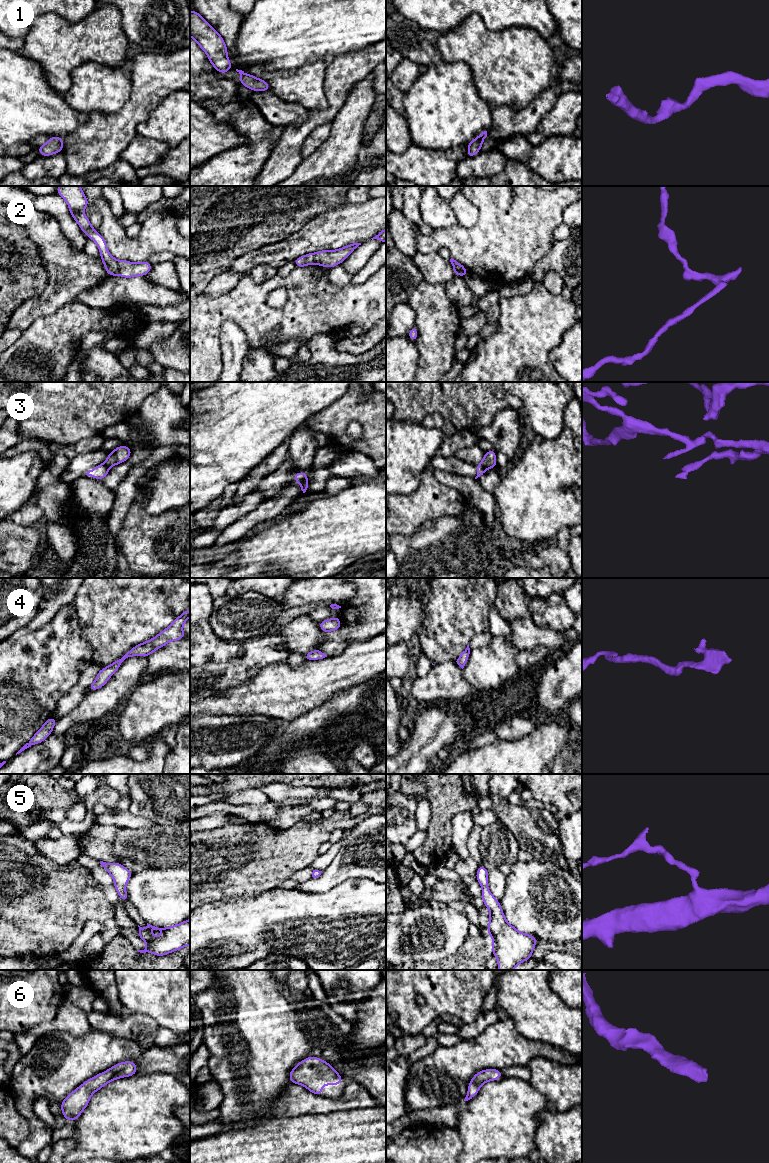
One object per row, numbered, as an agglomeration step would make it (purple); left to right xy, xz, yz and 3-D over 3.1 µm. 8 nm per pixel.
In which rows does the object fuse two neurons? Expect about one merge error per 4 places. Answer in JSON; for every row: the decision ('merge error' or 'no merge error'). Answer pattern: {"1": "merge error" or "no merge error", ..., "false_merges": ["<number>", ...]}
{"1": "no merge error", "2": "merge error", "3": "merge error", "4": "no merge error", "5": "no merge error", "6": "no merge error", "false_merges": ["2", "3"]}

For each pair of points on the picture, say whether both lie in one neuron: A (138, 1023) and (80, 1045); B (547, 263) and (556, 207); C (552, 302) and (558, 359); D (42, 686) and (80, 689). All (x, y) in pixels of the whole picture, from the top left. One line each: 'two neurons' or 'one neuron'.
A: two neurons
B: two neurons
C: two neurons
D: two neurons

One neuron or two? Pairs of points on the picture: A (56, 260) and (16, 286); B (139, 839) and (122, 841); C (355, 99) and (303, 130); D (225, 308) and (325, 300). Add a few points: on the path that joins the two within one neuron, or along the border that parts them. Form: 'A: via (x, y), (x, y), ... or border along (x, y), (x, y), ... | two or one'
A: border along (35, 246), (47, 273), (47, 286), (43, 291) | two
B: via (135, 841), (126, 841) | one
C: border along (352, 88), (347, 93), (344, 103), (331, 121) | two
D: via (250, 311), (254, 315), (300, 315) | one

